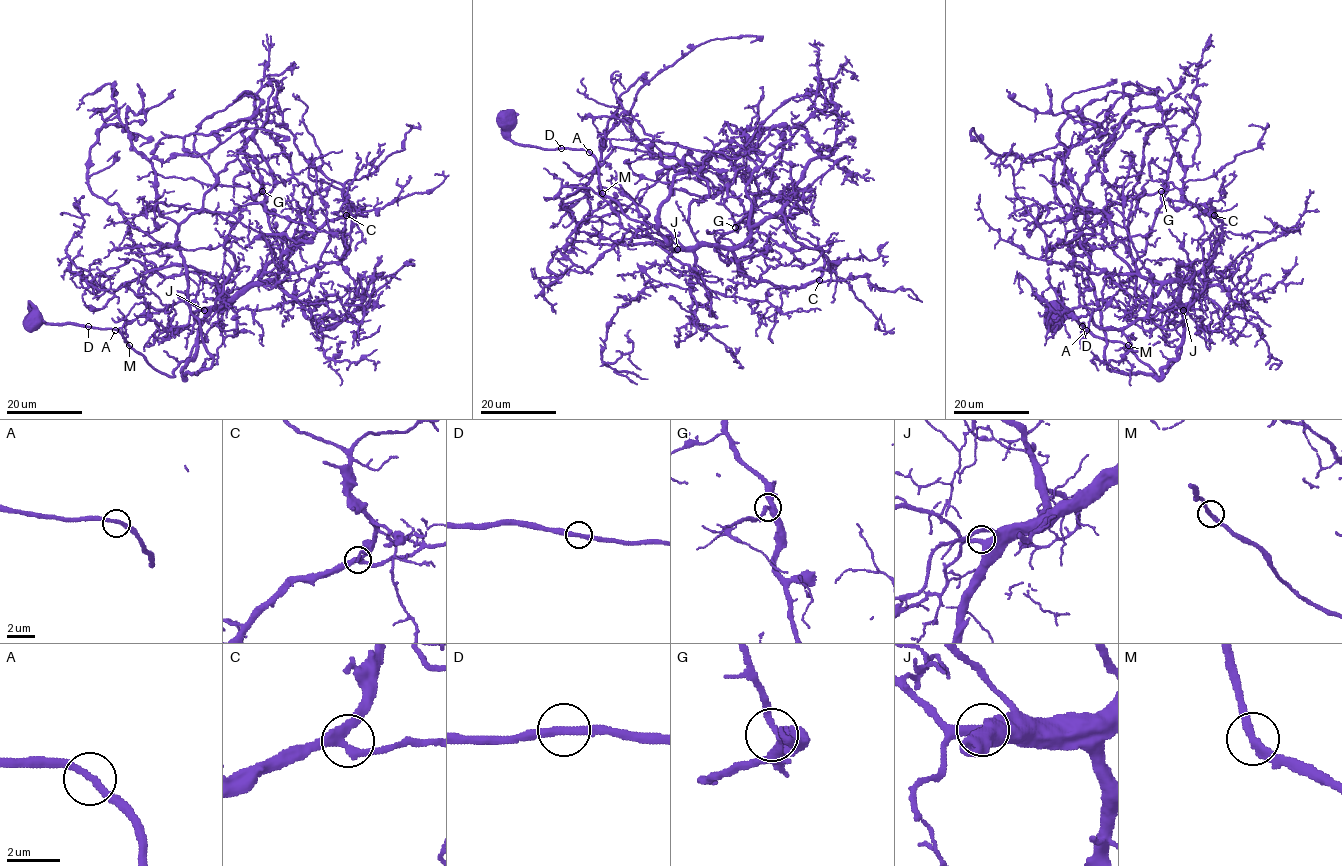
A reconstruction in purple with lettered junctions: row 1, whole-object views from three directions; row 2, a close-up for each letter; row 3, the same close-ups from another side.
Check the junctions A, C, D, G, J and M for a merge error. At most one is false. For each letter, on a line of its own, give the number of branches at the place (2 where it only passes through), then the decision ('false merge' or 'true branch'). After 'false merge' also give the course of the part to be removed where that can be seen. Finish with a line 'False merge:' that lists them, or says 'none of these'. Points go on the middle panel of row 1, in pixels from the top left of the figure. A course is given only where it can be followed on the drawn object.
A: 2 branches meet; true branch
C: 3 branches meet; true branch
D: 2 branches meet; true branch
G: 3 branches meet; true branch
J: 2 branches meet; true branch
M: 2 branches meet; true branch
False merge: none of these

